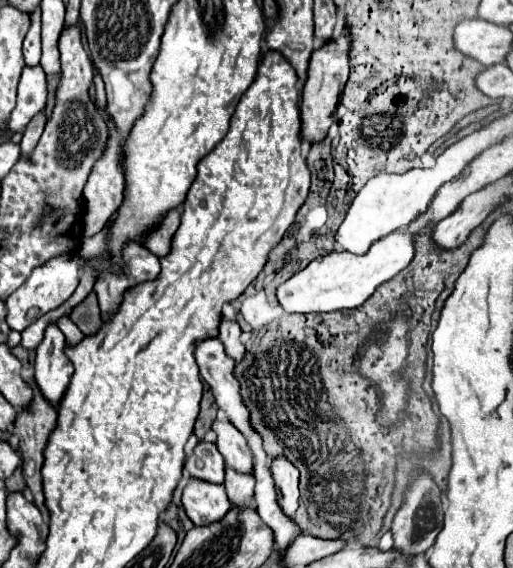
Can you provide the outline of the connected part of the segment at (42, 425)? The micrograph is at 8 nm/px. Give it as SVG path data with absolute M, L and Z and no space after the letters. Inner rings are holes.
M31 383L33 387L33 401L29 405L29 411L21 411L17 421L15 421L15 427L13 427L13 435L19 437L19 451L21 451L21 457L23 457L23 477L25 477L25 483L29 487L29 491L33 493L33 503L39 507L39 511L43 513L45 519L49 519L49 511L45 507L45 497L43 497L43 485L41 485L41 467L43 467L43 449L49 441L49 433L53 431L53 425L57 425L57 411L51 407L49 401L45 401L41 397L41 391L35 383Z

